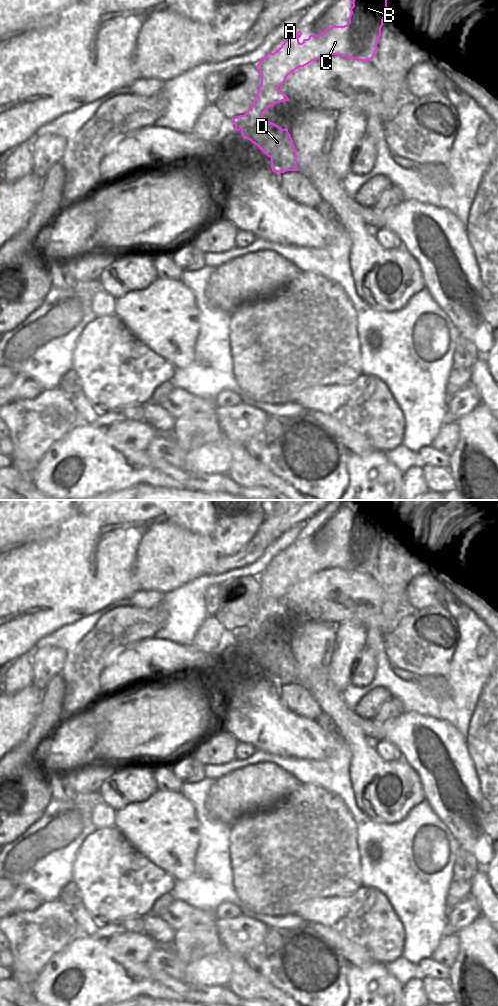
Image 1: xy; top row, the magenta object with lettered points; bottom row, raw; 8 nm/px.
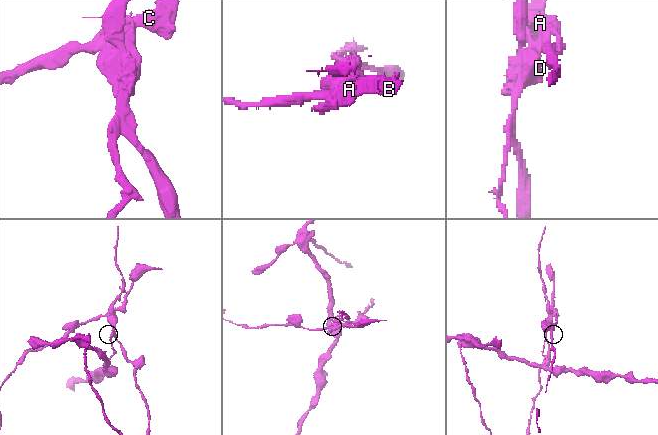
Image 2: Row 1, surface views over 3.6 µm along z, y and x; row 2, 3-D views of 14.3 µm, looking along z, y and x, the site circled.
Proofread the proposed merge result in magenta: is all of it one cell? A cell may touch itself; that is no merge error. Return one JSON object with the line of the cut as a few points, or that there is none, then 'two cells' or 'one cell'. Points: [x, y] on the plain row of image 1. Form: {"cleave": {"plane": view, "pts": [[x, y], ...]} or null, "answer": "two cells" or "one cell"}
{"cleave": {"plane": "xy", "pts": [[277, 599], [268, 599], [259, 608], [256, 607]]}, "answer": "two cells"}

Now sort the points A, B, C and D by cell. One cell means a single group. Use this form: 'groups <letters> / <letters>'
groups A B C / D

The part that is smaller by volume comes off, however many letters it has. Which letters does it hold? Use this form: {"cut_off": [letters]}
{"cut_off": ["A", "B", "C"]}

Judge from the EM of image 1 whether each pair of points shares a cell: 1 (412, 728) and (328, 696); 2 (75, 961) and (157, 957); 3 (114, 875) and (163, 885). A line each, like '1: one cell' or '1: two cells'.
1: two cells
2: two cells
3: one cell

